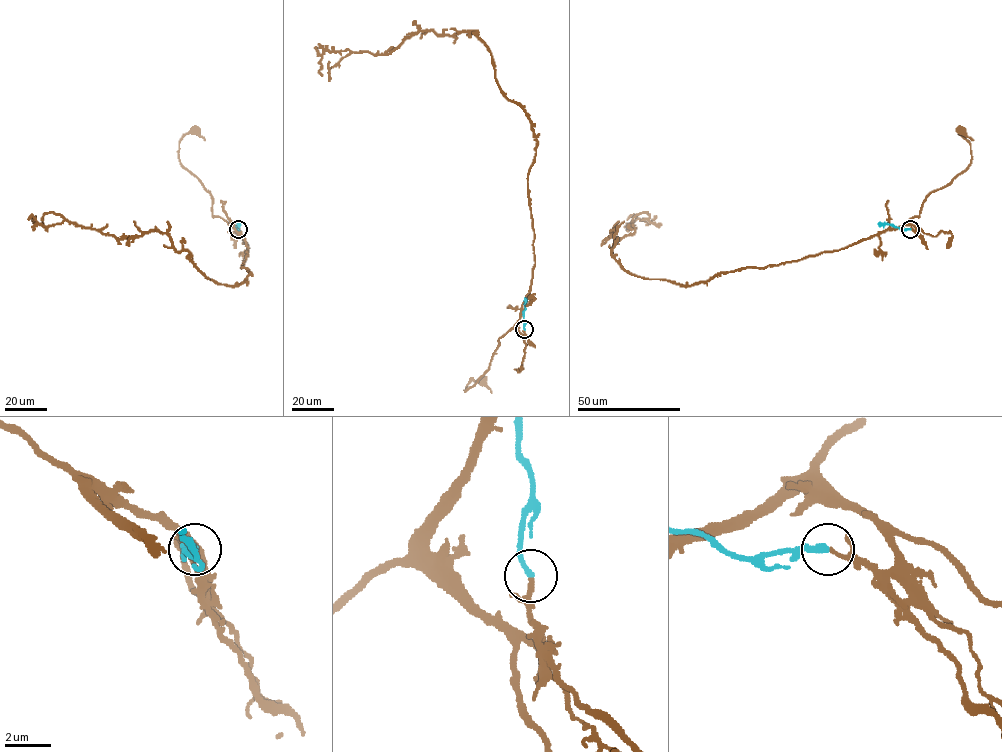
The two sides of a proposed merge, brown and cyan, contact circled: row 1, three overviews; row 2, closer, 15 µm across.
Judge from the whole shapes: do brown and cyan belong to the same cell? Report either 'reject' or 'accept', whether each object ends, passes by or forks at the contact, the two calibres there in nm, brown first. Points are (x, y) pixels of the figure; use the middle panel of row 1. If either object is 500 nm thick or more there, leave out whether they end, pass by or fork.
accept; brown passes by; cyan ends; calibres 130 and 240 nm

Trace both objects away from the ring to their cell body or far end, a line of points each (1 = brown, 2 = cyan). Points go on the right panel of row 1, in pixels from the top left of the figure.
1: (910, 228), (916, 230), (909, 221), (919, 215), (926, 197), (949, 184), (971, 163), (971, 144), (961, 130)
2: (910, 228), (878, 223)

